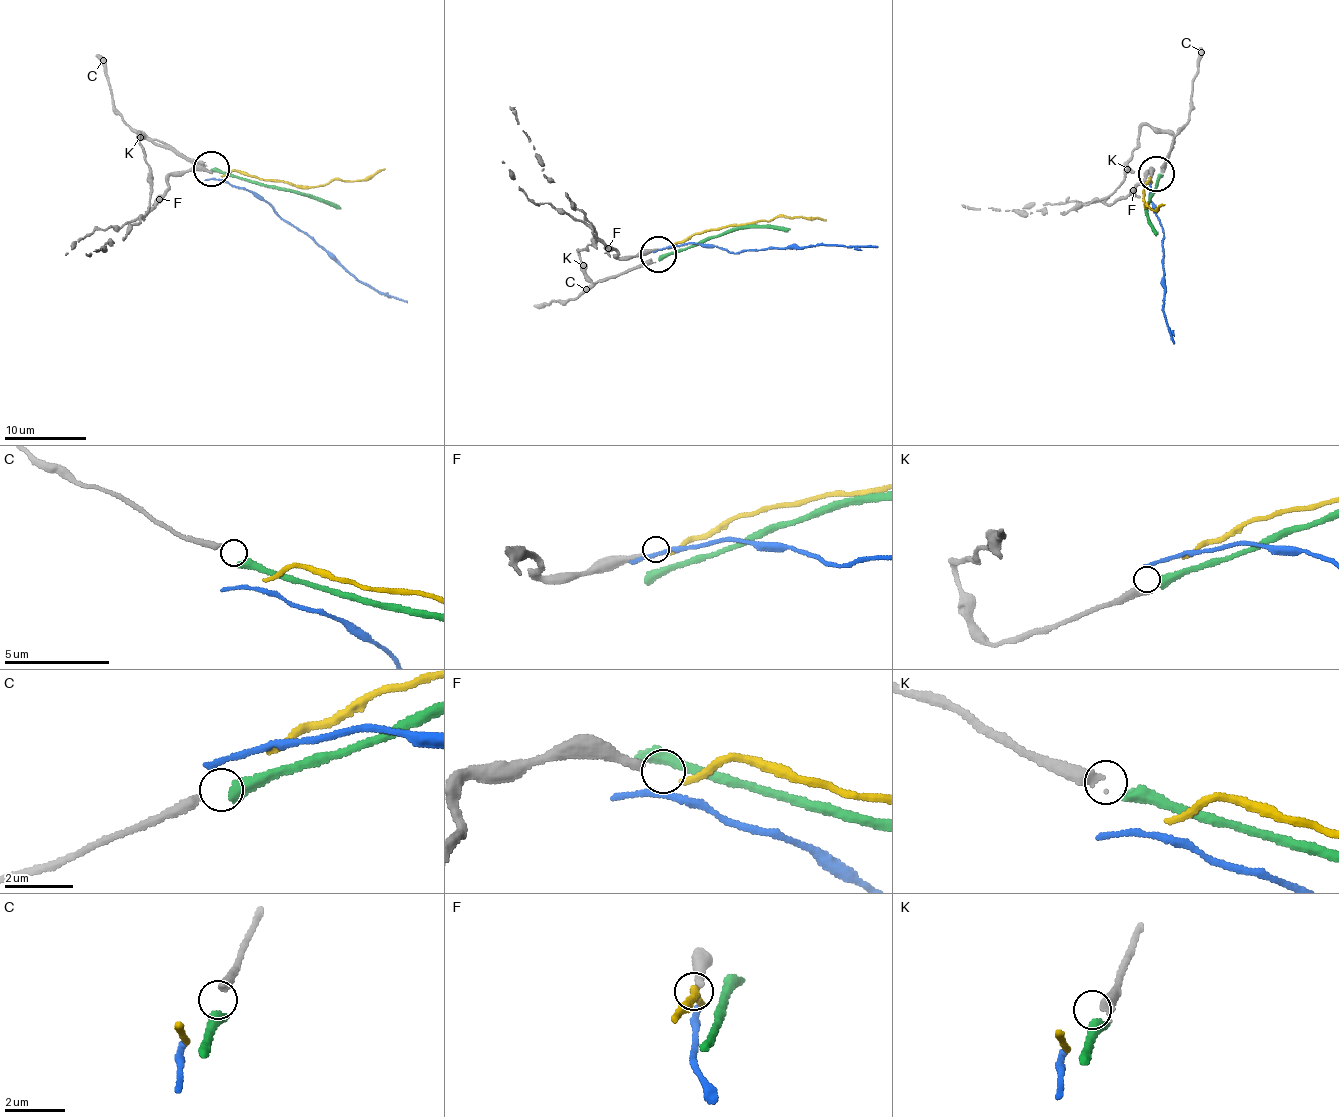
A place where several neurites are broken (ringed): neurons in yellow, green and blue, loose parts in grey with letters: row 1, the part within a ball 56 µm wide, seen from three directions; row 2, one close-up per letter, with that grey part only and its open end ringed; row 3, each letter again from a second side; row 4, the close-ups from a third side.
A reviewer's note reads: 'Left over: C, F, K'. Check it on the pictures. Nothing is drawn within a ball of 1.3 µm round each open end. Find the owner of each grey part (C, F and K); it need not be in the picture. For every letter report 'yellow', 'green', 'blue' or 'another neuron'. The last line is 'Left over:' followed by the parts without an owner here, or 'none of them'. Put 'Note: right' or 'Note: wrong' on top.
Note: wrong
C: another neuron
F: another neuron
K: green
Left over: C, F

